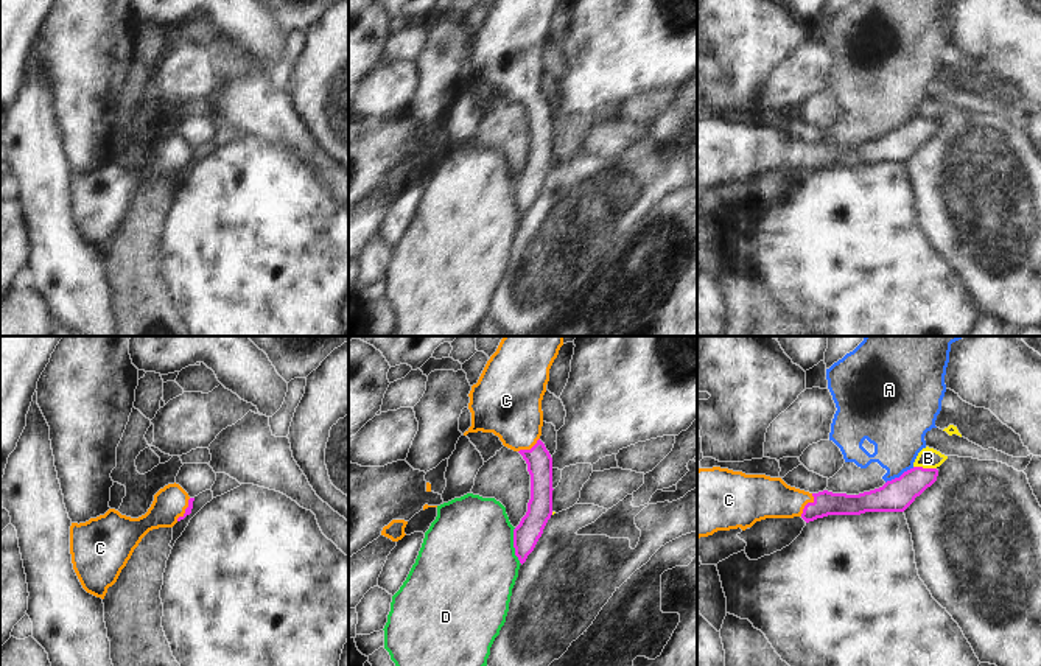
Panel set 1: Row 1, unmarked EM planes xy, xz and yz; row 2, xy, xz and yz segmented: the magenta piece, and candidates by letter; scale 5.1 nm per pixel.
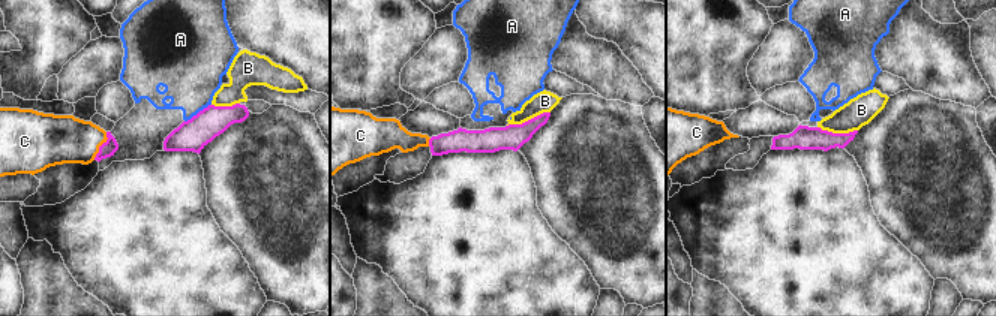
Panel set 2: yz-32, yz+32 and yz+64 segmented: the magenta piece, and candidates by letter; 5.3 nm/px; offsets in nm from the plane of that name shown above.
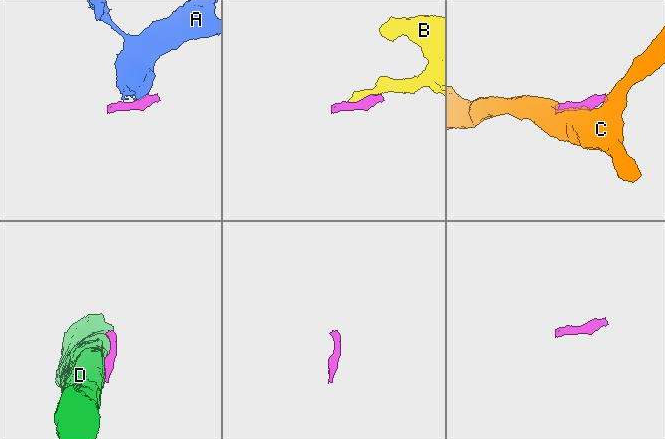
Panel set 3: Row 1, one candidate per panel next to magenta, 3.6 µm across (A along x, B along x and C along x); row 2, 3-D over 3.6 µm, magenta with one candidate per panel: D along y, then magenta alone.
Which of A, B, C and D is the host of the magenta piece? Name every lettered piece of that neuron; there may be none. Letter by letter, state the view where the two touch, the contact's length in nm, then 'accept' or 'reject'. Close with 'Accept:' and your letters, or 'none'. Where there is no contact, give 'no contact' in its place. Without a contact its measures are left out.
A: yz | 170 nm | reject
B: yz | 120 nm | reject
C: yz | 140 nm | accept
D: xz | 200 nm | reject
Accept: C

